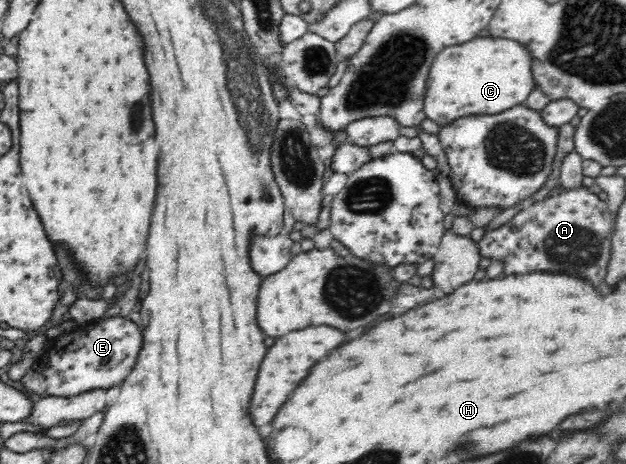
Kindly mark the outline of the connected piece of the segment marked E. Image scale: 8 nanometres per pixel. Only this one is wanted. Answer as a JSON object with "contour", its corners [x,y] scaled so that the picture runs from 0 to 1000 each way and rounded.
{"contour":[[[165,683],[147,700],[133,703],[129,709],[99,718],[83,728],[72,741],[72,759],[59,778],[58,791],[50,791],[32,817],[34,828],[45,845],[70,853],[112,856],[123,853],[145,841],[174,841],[181,832],[193,828],[211,800],[217,782],[219,765],[225,754],[228,728],[225,713],[204,683]]]}

